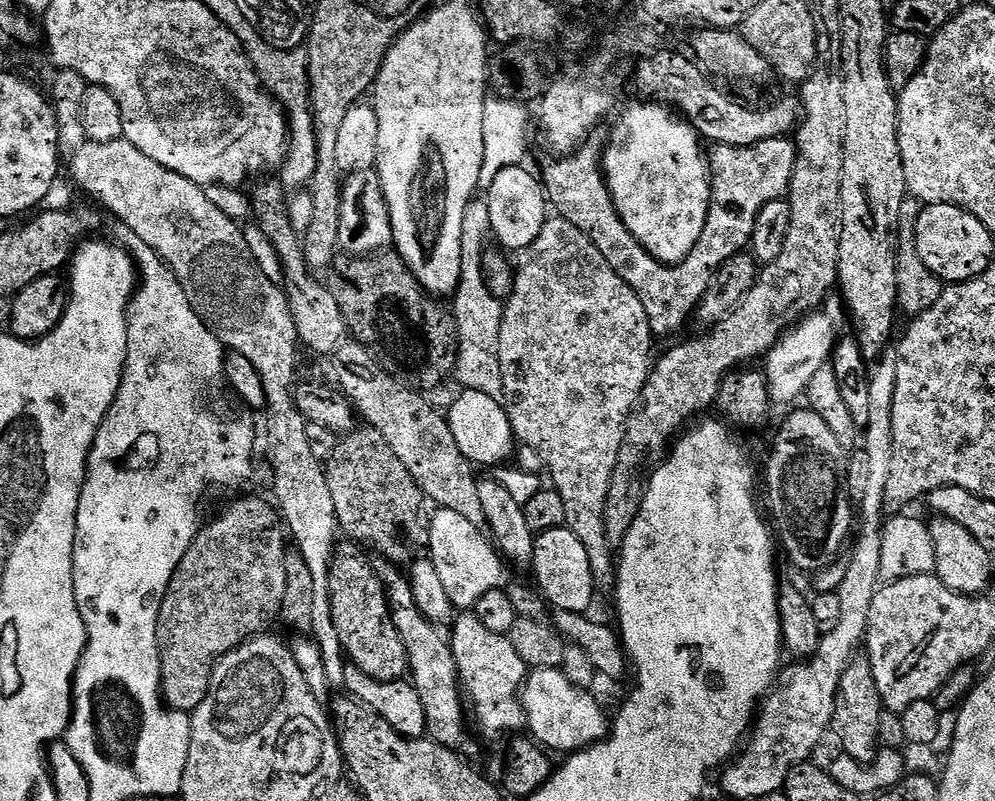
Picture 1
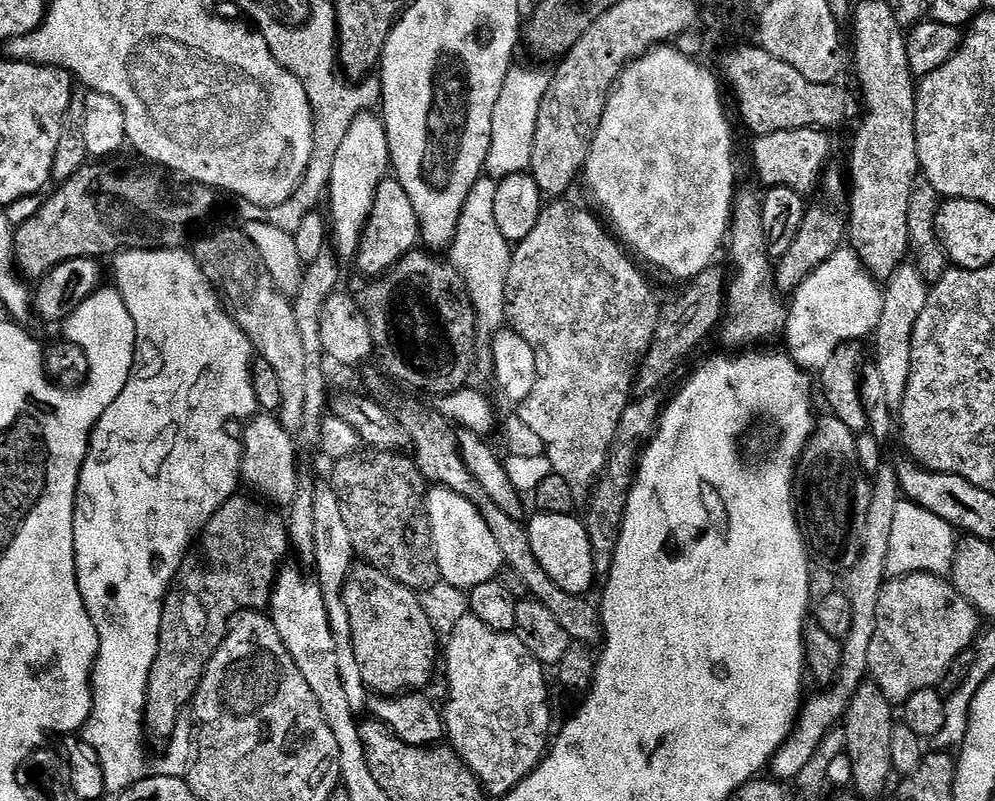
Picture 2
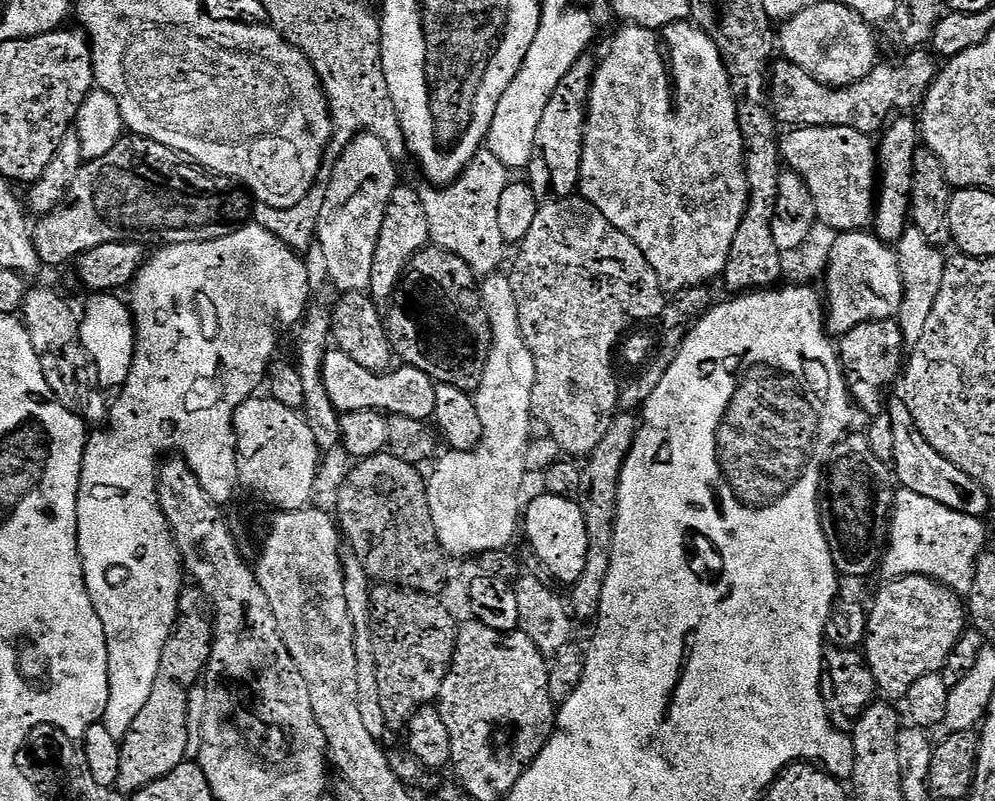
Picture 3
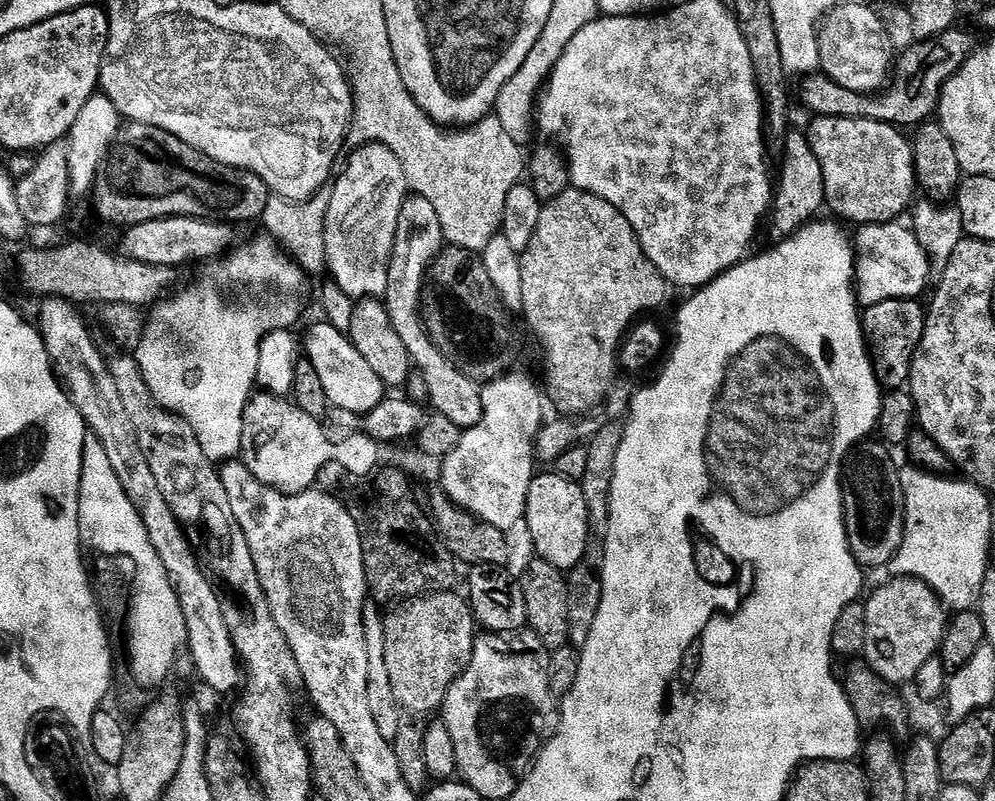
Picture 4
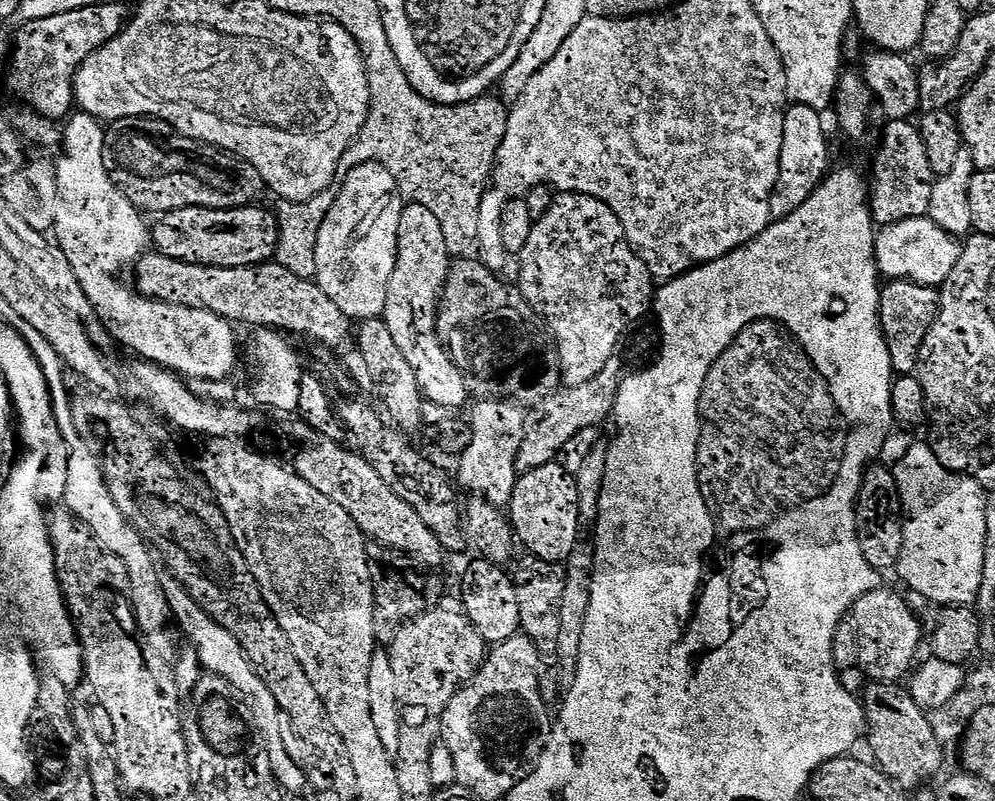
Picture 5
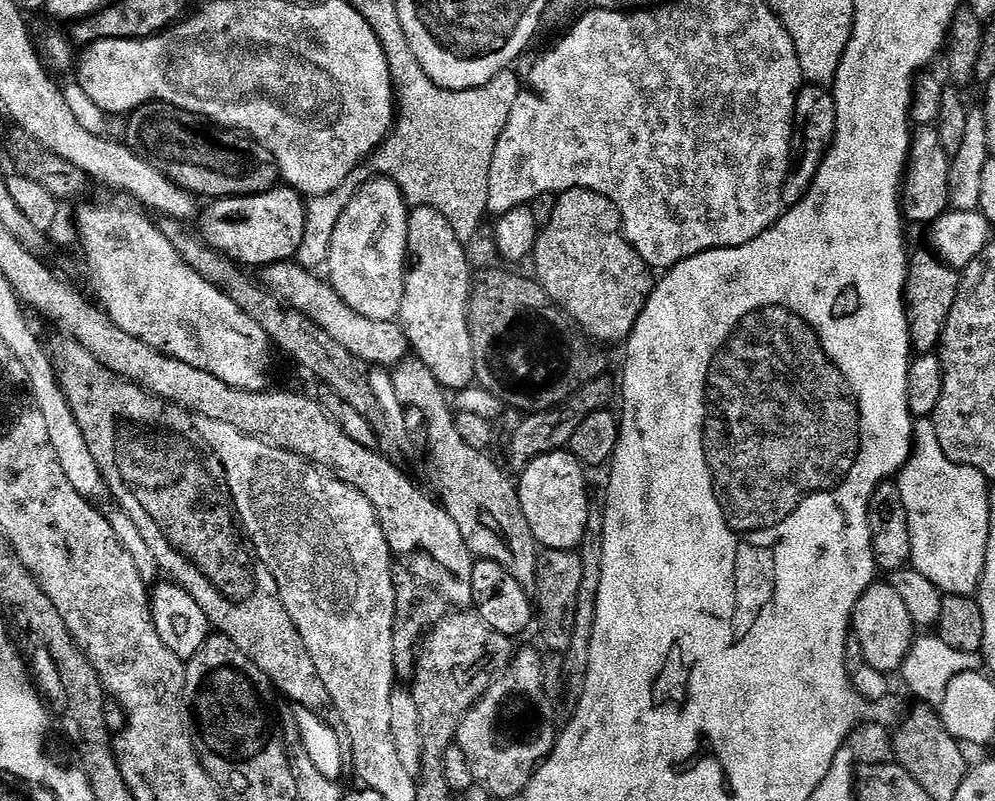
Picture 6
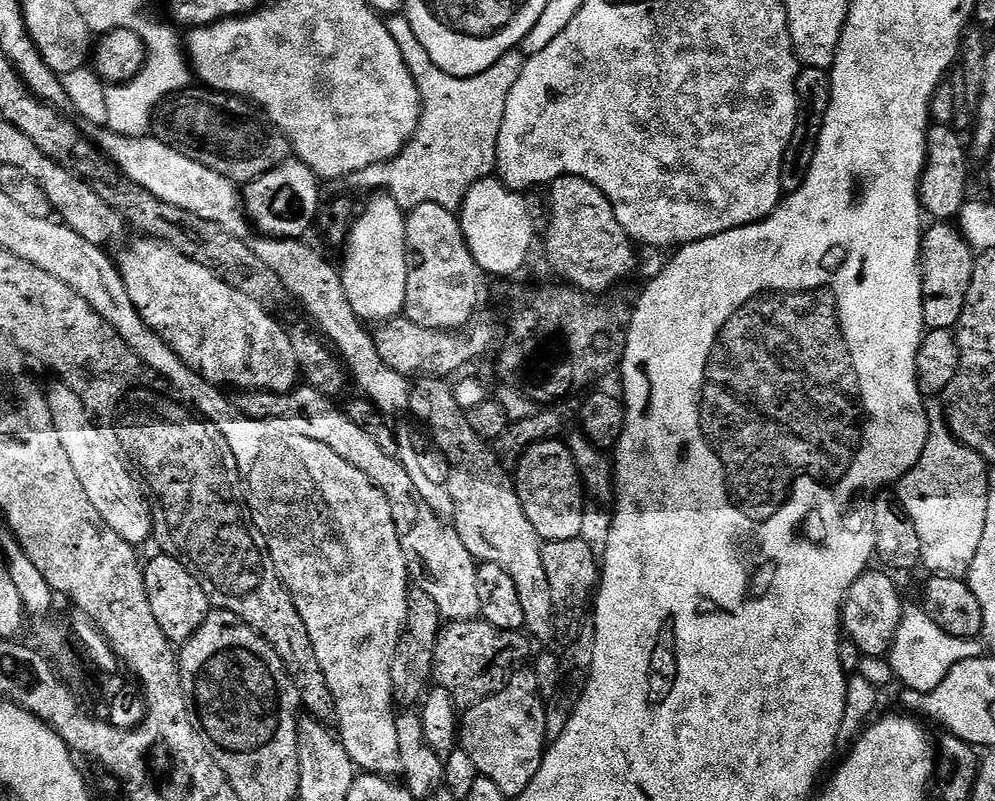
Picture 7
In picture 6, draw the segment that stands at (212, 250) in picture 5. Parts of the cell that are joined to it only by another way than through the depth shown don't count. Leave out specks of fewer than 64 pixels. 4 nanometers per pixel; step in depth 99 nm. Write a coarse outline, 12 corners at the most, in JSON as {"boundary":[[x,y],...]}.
{"boundary":[[295,188],[211,201],[199,235],[241,266],[299,253],[308,204]]}

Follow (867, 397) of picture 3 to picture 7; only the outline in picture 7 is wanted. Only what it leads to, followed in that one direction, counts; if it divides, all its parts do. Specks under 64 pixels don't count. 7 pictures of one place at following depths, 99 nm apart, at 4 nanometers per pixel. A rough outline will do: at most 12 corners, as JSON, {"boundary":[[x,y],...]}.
{"boundary":[[952,222],[920,238],[924,318],[956,326],[978,256]]}

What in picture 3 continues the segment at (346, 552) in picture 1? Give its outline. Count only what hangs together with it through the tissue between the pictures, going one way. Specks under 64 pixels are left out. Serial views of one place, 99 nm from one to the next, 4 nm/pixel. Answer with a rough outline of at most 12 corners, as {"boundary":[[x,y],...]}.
{"boundary":[[371,589],[372,657],[394,733],[439,701],[458,623],[436,596]]}

